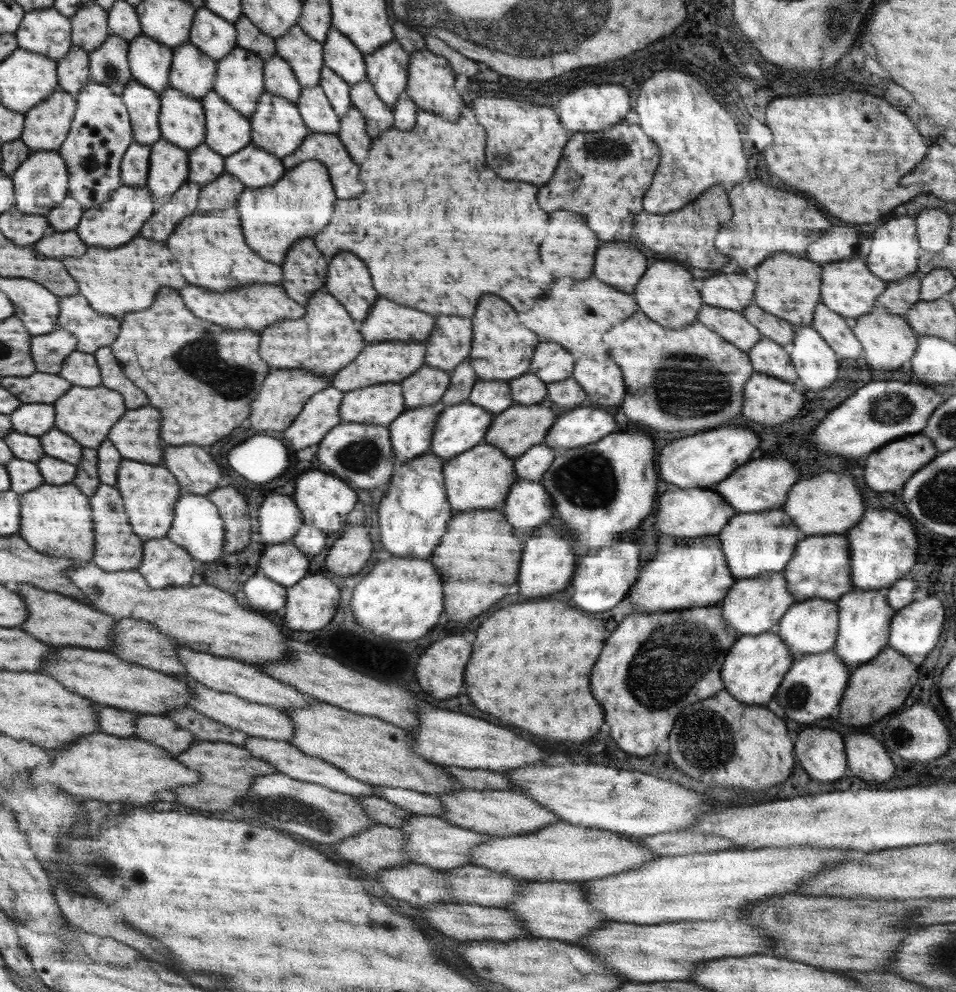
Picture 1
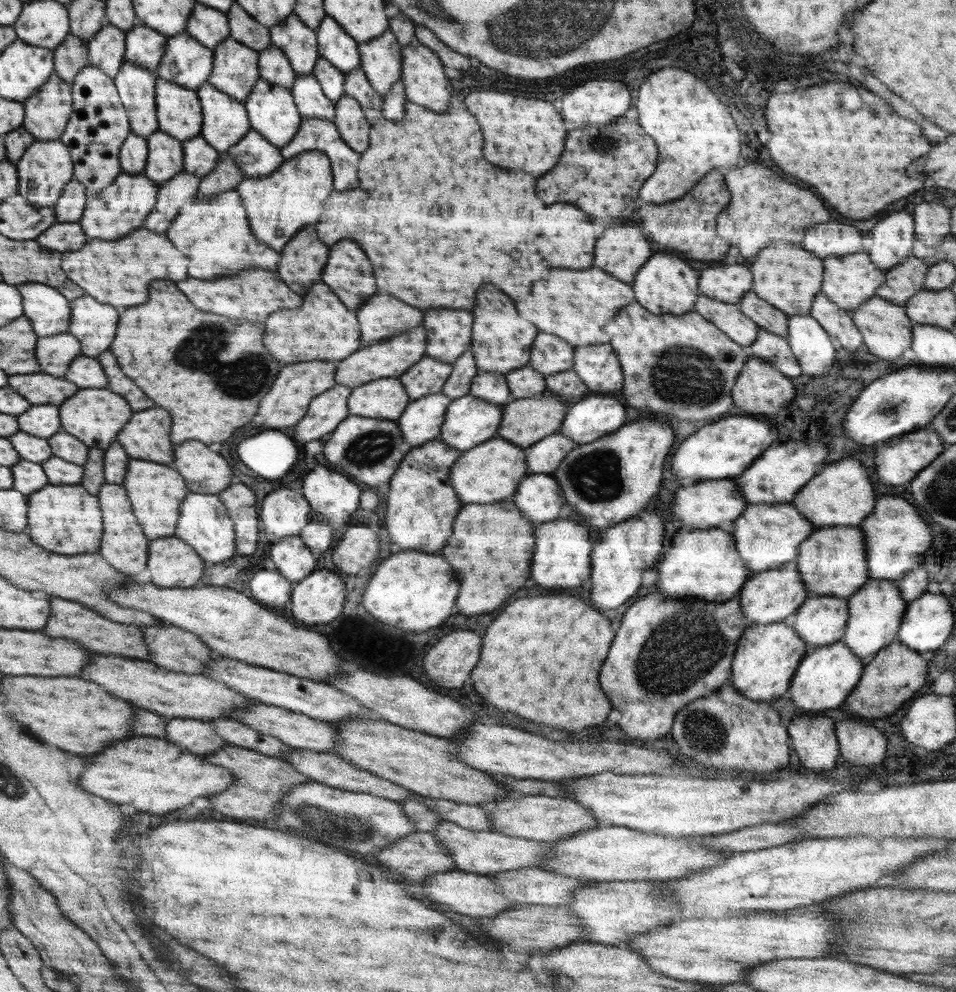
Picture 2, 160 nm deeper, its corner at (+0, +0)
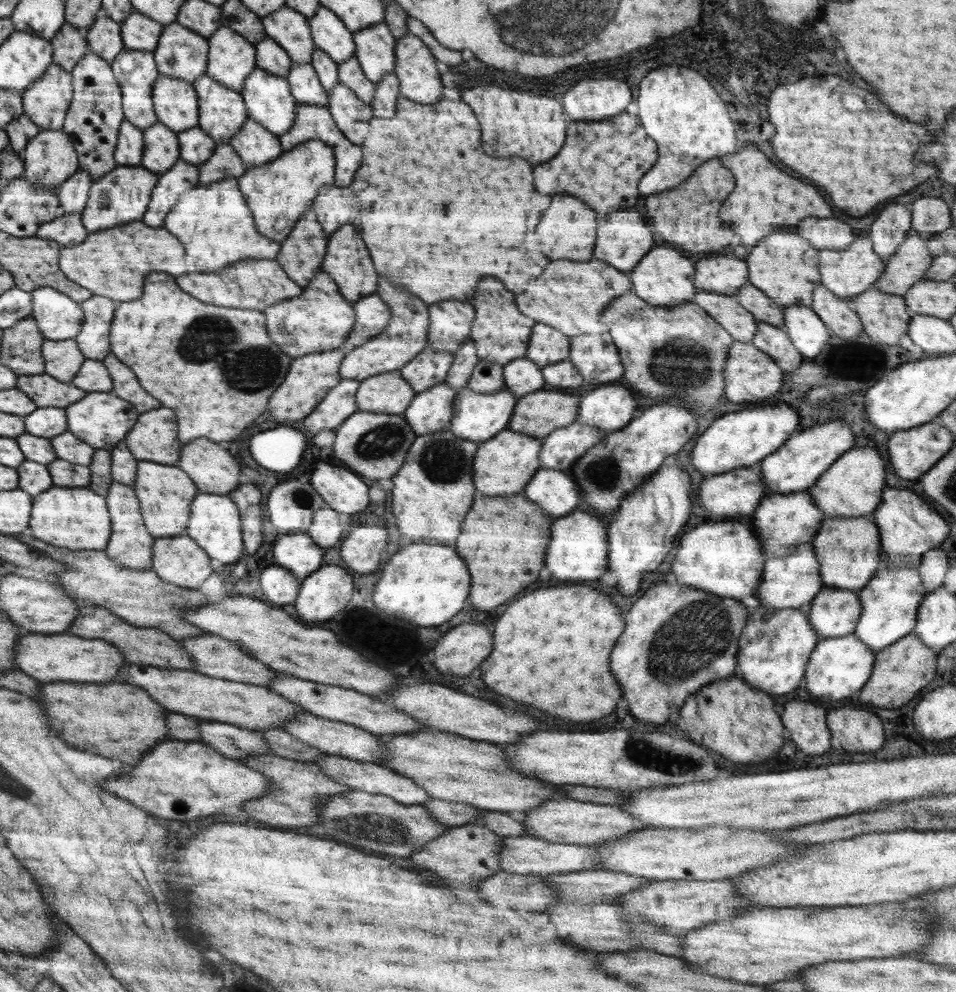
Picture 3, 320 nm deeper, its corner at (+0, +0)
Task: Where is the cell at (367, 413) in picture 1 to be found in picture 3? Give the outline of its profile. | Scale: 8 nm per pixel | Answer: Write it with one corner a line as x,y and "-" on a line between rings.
401,371
374,375
361,381
357,404
360,411
402,415
416,398
416,392

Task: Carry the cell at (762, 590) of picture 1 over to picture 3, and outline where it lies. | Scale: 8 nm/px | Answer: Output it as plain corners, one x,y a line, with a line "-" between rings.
802,543
780,559
767,559
761,583
757,590
760,606
782,610
783,608
805,609
824,586
820,579
821,564
816,560
811,543

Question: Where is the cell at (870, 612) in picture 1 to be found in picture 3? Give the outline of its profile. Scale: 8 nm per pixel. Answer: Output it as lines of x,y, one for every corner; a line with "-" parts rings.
880,566
869,583
857,592
862,605
862,614
853,633
872,652
878,653
890,647
890,644
912,634
919,606
927,593
917,567

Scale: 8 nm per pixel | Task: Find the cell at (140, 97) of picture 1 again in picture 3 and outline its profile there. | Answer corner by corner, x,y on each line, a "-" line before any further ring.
125,49
121,55
112,62
113,72
116,74
121,87
121,96
124,98
125,121
130,121
142,130
146,130
159,122
156,120
153,108
153,87
159,78
156,70
157,64
154,64
152,51
134,51

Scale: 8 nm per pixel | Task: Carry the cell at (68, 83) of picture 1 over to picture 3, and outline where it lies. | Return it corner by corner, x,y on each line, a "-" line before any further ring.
64,23
58,34
52,38
54,48
54,65
60,66
70,72
86,54
87,42
83,31

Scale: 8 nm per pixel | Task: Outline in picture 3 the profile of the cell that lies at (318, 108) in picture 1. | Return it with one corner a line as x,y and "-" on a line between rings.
296,63
288,76
289,87
298,104
326,107
329,101
328,91
324,90
317,72
311,63

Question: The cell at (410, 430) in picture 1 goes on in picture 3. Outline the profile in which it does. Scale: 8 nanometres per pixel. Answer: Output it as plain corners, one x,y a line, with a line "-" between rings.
445,382
435,384
421,393
409,404
403,416
418,435
430,434
451,427
455,390

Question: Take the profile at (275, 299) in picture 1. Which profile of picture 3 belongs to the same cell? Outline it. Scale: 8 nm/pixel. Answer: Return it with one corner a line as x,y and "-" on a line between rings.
275,259
268,260
240,260
224,268
220,274
216,272
196,272
178,278
178,284
186,288
198,300
206,300
206,304
216,304
219,307
242,308
242,310
258,310
263,312
273,304
286,299
294,299
304,290
301,285
286,274
281,264

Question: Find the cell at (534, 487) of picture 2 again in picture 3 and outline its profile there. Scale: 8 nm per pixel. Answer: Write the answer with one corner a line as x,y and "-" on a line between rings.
542,468
536,471
523,492
526,498
553,518
564,517
577,510
583,496
575,478
568,471

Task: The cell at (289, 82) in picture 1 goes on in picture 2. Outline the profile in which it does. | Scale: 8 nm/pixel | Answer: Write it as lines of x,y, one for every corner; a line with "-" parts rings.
271,46
261,51
262,78
291,89
298,76
282,49

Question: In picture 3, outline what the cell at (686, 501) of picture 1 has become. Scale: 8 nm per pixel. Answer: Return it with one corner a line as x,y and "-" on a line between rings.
756,463
747,467
734,468
726,474
718,473
700,484
700,489
696,490
697,498
700,498
701,508
706,508
712,514
718,516
744,516
758,509
761,500
766,496
765,484
761,471
761,464

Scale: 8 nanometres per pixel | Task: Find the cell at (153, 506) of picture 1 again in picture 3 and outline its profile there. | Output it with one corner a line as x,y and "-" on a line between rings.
142,461
139,464
142,464
142,468
138,468
138,478
134,488
138,488
138,496
142,496
141,513
146,528
154,540
184,534
189,526
190,506
196,498
196,486
189,473
176,468
177,465
166,466
154,461

